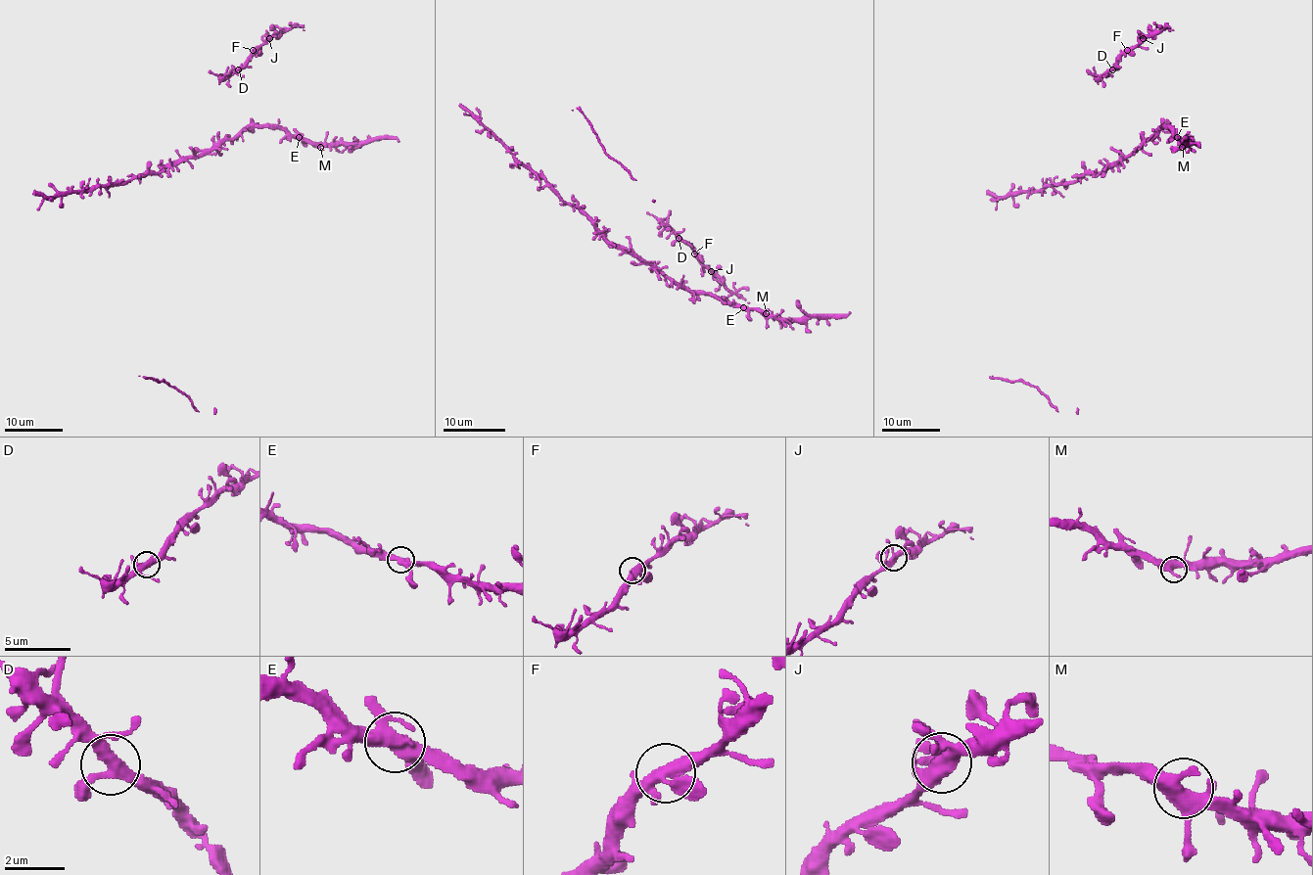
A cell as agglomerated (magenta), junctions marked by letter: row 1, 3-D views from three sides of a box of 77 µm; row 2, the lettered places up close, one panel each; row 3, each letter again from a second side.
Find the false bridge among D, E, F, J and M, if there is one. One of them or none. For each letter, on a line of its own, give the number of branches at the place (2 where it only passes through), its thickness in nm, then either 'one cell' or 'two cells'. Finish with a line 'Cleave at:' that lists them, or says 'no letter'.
D: 3 | 360 nm | one cell
E: 5 | 400 nm | one cell
F: 5 | 400 nm | one cell
J: 5 | 360 nm | one cell
M: 4 | 440 nm | one cell
Cleave at: no letter

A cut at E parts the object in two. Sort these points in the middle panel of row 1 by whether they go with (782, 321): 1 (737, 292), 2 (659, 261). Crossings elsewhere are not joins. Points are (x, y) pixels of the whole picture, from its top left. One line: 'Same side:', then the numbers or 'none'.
Same side: 1

